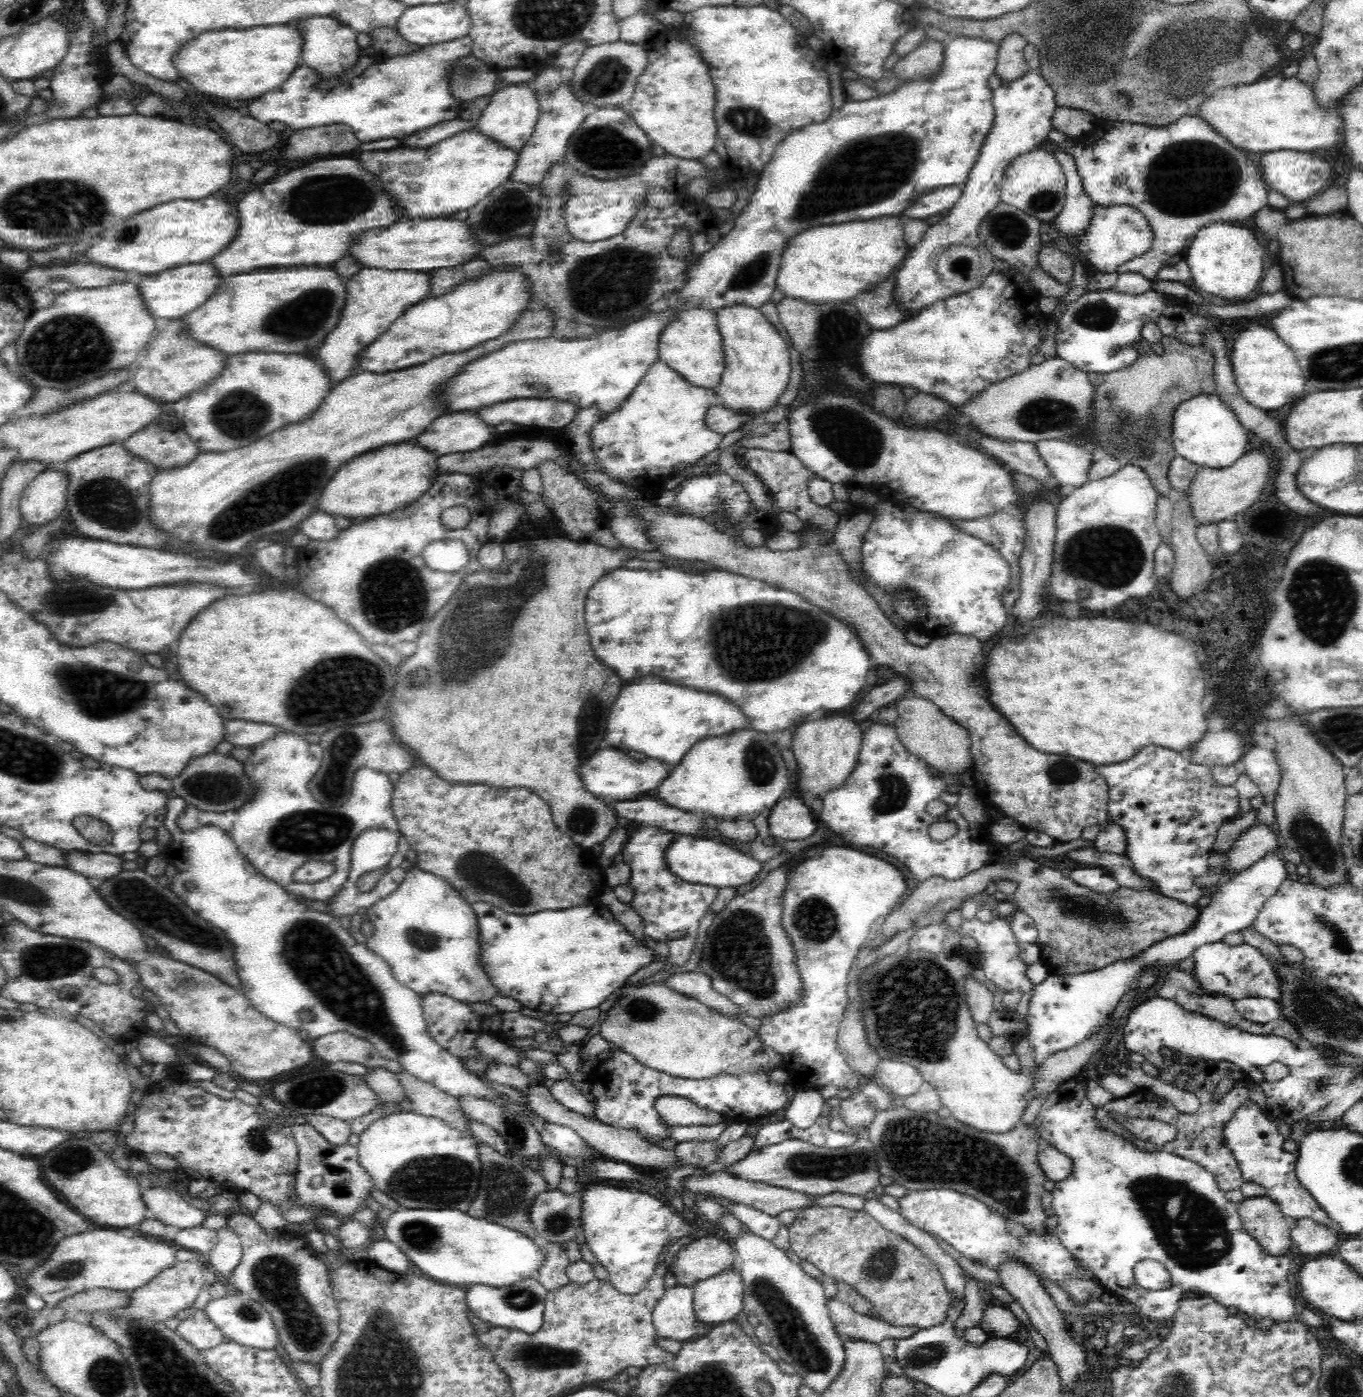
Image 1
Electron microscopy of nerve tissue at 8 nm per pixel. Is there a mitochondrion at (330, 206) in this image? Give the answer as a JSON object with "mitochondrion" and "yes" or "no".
{"mitochondrion":"yes"}

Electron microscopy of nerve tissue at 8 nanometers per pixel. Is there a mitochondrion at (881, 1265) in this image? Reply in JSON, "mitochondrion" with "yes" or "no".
{"mitochondrion":"yes"}

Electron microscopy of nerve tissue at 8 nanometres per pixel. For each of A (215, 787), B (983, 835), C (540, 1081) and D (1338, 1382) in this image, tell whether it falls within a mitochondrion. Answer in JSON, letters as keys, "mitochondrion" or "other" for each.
{"A":"mitochondrion","B":"other","C":"other","D":"mitochondrion"}

